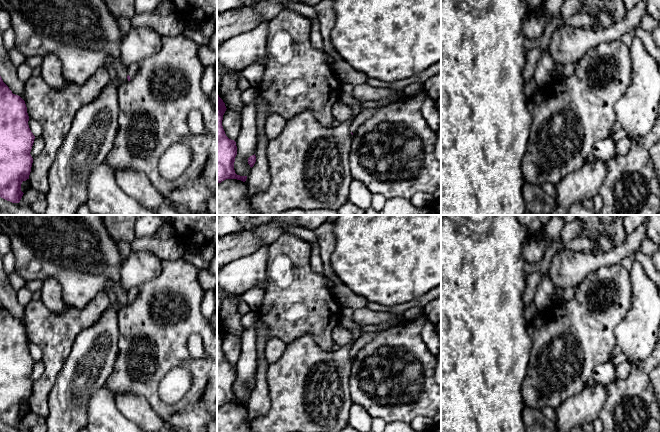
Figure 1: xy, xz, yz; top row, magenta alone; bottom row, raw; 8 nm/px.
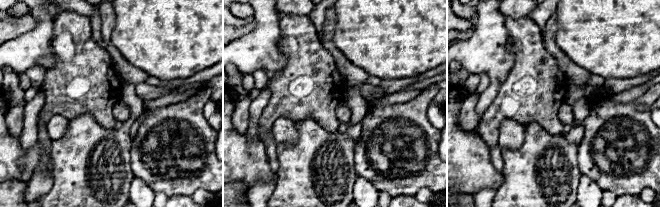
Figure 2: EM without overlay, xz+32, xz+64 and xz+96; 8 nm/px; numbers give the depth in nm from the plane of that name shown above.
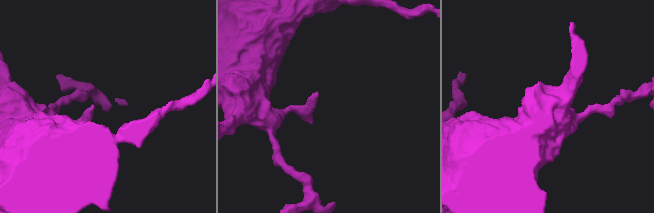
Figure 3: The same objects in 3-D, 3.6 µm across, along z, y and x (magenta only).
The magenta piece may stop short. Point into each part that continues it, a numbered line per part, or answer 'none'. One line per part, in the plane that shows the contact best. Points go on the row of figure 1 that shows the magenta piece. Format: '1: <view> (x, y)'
1: xy (132, 69)

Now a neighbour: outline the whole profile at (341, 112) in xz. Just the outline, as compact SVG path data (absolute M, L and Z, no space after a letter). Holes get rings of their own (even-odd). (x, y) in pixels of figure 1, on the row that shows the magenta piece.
M338 101L332 108L332 115L334 121L339 123L350 121L354 118L351 108L345 103Z

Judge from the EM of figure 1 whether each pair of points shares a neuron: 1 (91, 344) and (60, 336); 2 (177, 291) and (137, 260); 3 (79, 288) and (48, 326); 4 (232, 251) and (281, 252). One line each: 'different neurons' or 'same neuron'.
1: different neurons
2: different neurons
3: different neurons
4: different neurons

